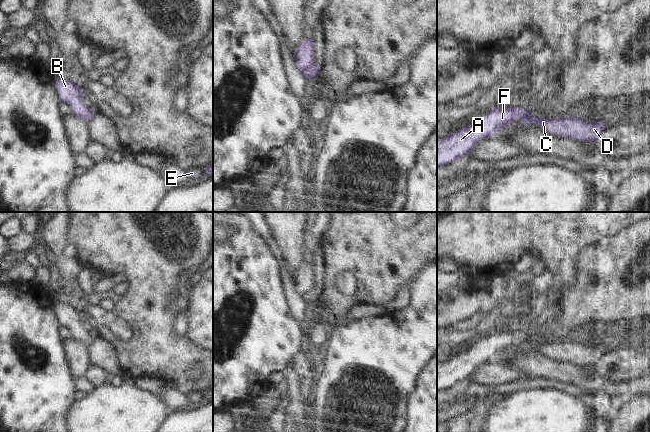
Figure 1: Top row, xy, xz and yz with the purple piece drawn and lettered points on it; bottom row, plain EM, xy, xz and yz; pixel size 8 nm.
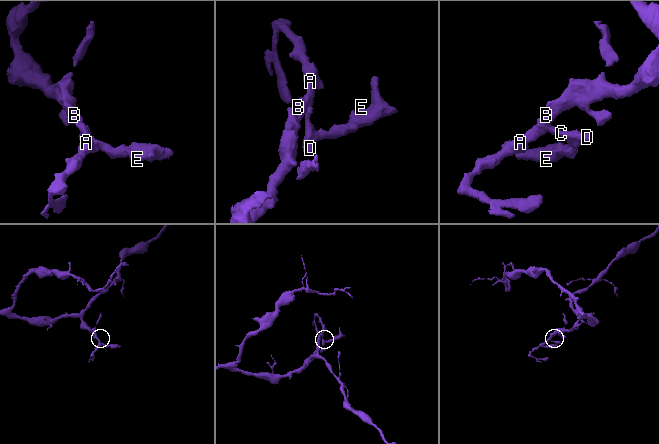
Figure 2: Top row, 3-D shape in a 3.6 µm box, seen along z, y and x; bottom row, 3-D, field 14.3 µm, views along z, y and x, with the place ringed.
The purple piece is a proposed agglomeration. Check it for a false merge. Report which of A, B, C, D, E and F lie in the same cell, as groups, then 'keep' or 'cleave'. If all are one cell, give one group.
groups A B F / C D E; cleave

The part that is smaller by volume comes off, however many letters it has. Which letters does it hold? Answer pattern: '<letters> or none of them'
C, D, E

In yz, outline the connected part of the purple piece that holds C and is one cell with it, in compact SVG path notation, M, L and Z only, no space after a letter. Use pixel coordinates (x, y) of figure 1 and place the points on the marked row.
M520 107L513 108L513 113L515 118L525 126L537 124L554 136L569 137L580 142L596 143L605 130L603 123L590 120L583 121L576 115L549 119L547 117L536 117L534 112L528 112Z

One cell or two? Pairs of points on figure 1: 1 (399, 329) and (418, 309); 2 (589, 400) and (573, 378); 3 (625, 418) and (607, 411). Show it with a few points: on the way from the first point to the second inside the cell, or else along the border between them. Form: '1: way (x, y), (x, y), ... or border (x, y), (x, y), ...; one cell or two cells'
1: way (404, 324), (414, 314); one cell
2: border (608, 394), (595, 392), (583, 393), (580, 396); two cells
3: border (615, 412), (612, 421); two cells

